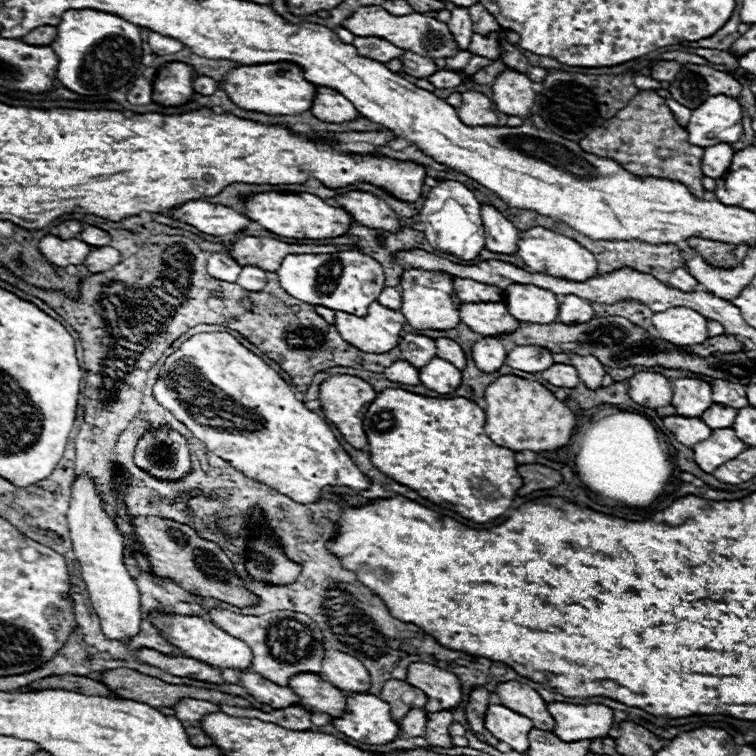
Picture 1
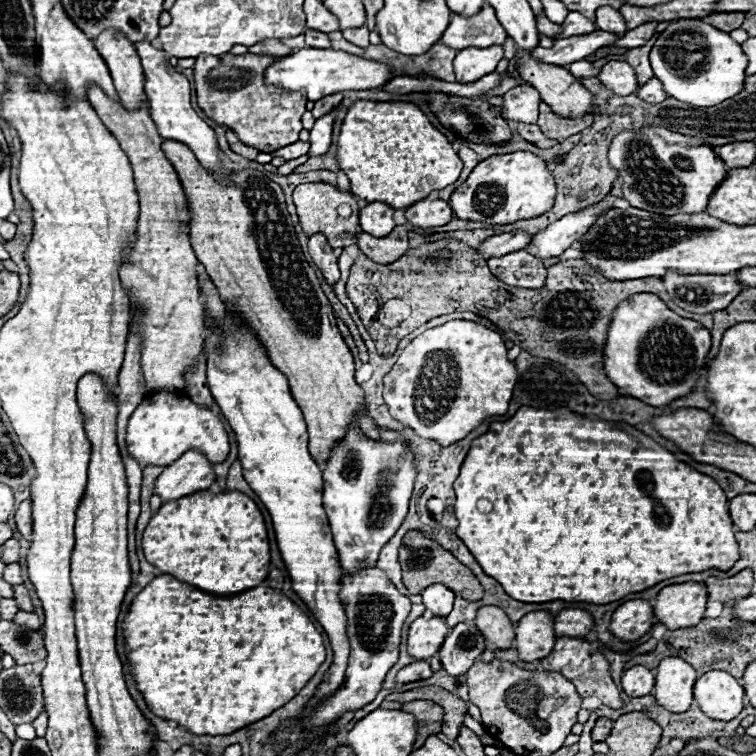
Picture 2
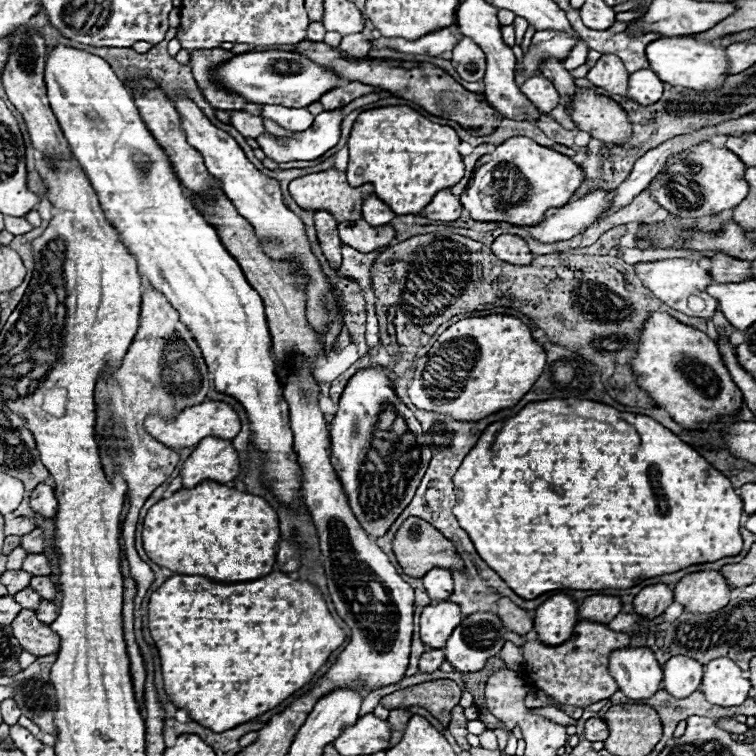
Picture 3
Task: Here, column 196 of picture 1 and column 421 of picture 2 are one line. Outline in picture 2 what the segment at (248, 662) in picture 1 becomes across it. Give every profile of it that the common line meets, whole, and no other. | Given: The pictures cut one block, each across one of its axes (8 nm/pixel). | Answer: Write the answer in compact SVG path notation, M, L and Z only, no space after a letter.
M416 618L408 628L406 650L414 660L428 660L440 650L440 644L448 632L450 628L446 626L444 618Z

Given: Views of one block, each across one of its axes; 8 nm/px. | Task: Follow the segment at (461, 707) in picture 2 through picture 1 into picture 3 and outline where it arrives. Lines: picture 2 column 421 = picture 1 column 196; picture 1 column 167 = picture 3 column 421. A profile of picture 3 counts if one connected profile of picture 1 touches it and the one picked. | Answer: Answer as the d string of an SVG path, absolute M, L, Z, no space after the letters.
M432 680L422 682L416 686L402 688L394 694L388 694L380 700L380 704L388 710L396 708L408 708L408 706L422 706L436 720L442 720L442 724L450 722L450 712L458 704L462 696L462 690L454 680Z

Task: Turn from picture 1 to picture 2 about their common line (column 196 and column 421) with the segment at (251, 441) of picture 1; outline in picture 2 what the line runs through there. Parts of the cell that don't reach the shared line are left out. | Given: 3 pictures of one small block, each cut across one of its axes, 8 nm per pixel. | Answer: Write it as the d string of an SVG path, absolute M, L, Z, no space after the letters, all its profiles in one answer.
M450 320L442 326L430 328L414 338L398 356L394 368L384 376L384 402L394 420L412 428L416 436L450 446L488 416L502 416L508 410L512 390L516 384L516 366L508 360L508 348L498 332L470 320Z

